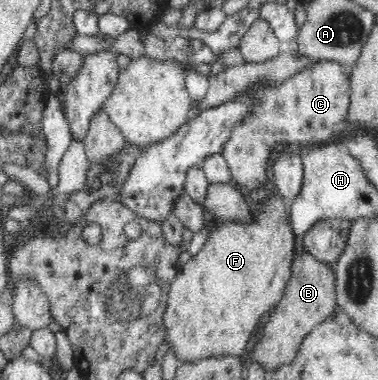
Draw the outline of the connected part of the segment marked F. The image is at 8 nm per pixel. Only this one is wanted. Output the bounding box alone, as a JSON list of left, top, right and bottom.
[164,195,296,364]

